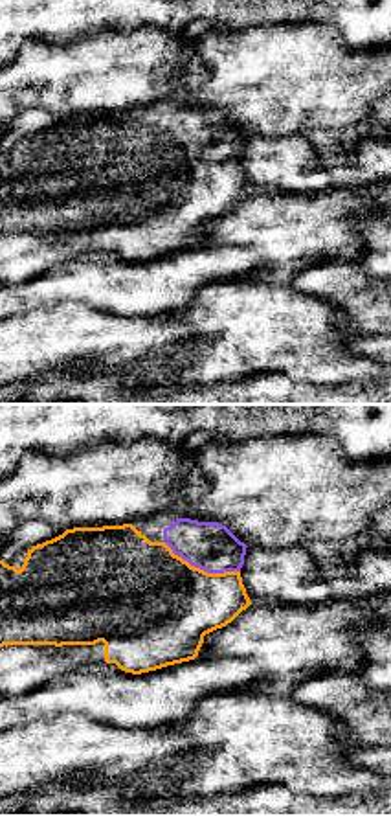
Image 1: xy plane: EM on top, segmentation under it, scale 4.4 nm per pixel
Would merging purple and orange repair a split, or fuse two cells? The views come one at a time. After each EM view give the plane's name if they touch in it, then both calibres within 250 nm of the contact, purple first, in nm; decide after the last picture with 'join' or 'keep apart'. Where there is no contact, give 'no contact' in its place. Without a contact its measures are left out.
contact in xy; calibres 220 and 460 nm

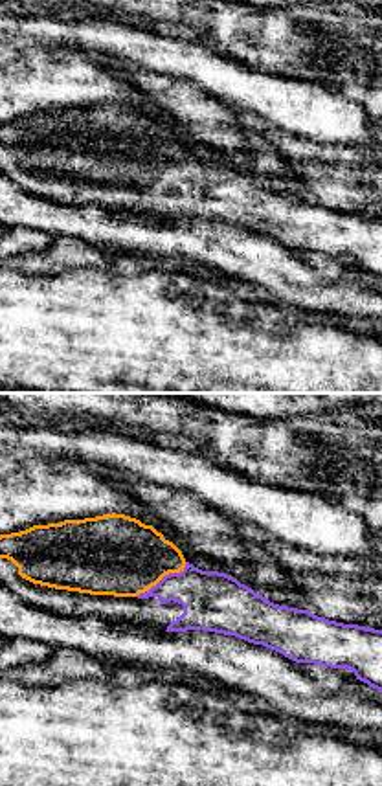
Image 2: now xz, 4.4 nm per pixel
contact in xz; calibres 260 and 360 nm

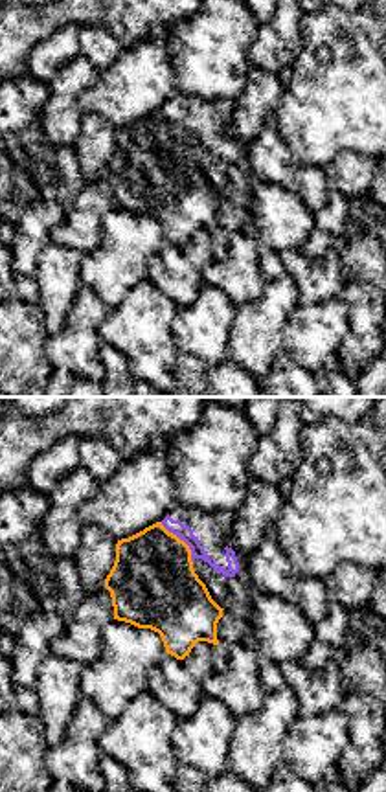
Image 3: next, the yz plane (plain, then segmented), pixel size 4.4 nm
contact in yz; calibres 70 and 380 nm

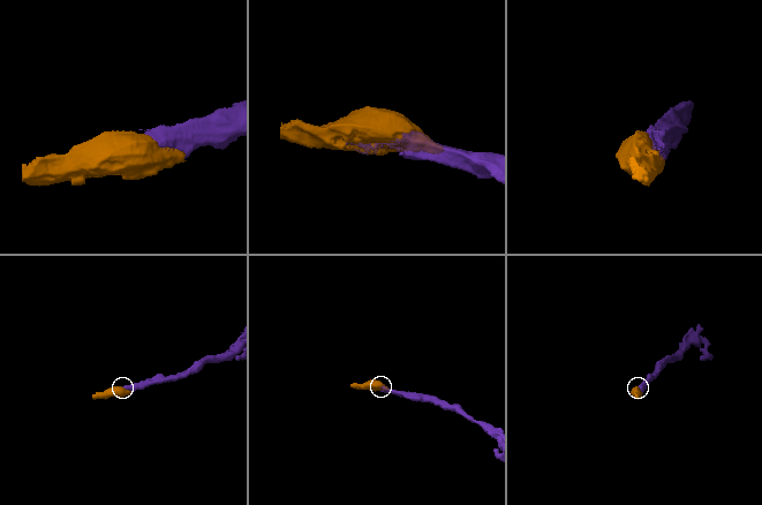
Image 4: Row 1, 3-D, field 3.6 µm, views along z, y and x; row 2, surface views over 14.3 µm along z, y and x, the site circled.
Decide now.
join

